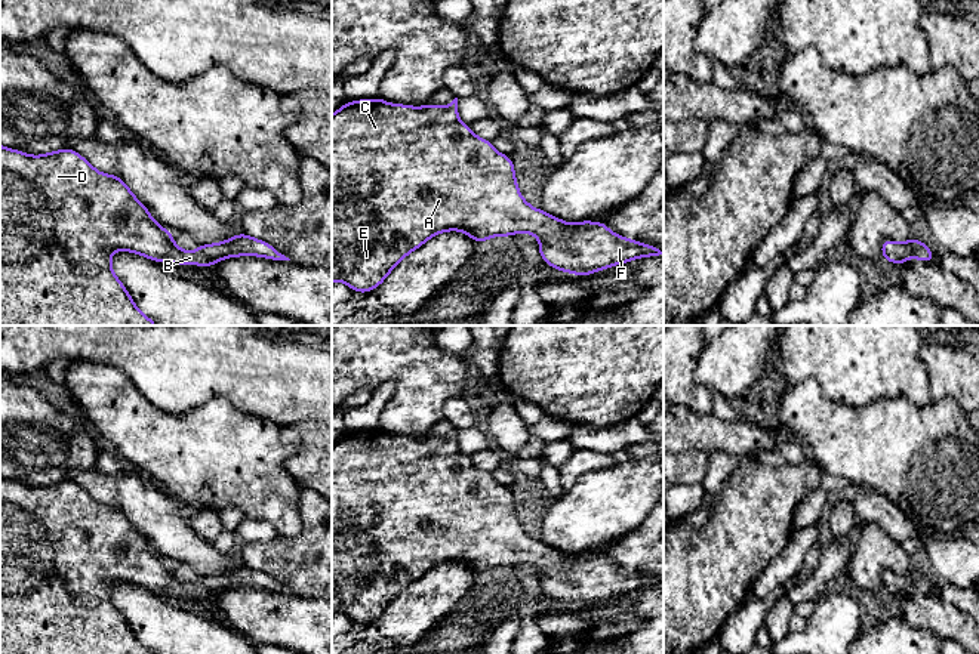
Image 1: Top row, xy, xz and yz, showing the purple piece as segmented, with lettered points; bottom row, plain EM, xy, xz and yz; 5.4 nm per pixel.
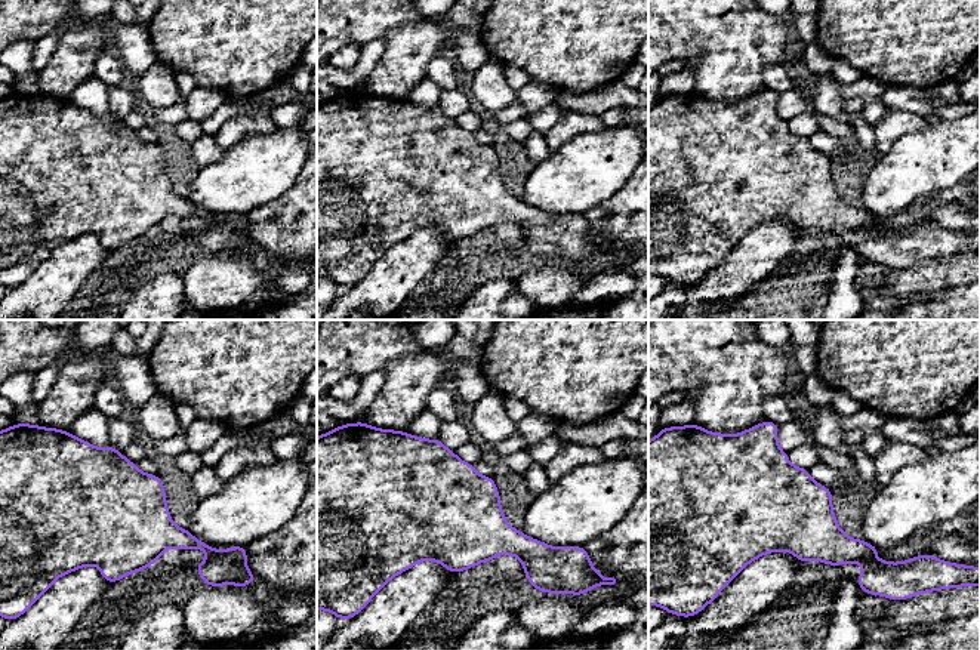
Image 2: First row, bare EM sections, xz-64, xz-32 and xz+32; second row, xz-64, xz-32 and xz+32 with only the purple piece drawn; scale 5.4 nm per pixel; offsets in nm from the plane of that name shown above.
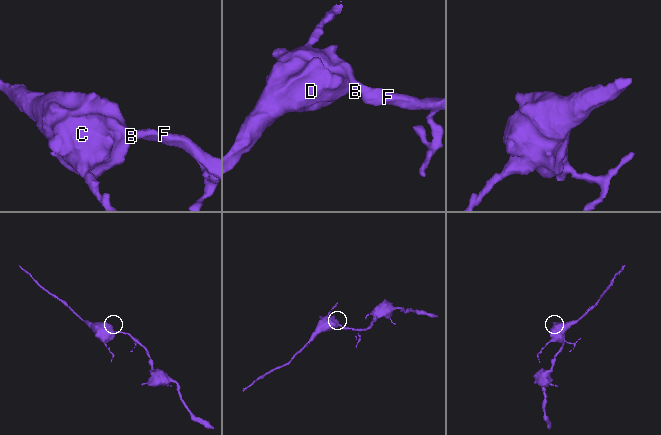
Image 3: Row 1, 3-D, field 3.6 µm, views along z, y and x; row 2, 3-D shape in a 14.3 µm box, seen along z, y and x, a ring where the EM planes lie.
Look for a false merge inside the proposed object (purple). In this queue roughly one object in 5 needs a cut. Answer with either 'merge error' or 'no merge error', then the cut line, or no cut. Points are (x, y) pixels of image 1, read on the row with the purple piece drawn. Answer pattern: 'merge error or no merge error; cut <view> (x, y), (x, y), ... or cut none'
no merge error; cut none

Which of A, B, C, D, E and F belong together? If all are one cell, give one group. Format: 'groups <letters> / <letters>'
groups A B C D E F

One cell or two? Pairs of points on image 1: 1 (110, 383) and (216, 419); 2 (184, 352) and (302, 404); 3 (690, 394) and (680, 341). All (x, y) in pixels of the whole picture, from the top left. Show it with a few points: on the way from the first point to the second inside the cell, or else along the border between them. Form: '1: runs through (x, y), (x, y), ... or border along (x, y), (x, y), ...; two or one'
1: runs through (135, 406), (154, 423), (190, 423); one
2: runs through (214, 355), (236, 363), (258, 376), (273, 379); one
3: runs through (680, 381), (680, 354); one

